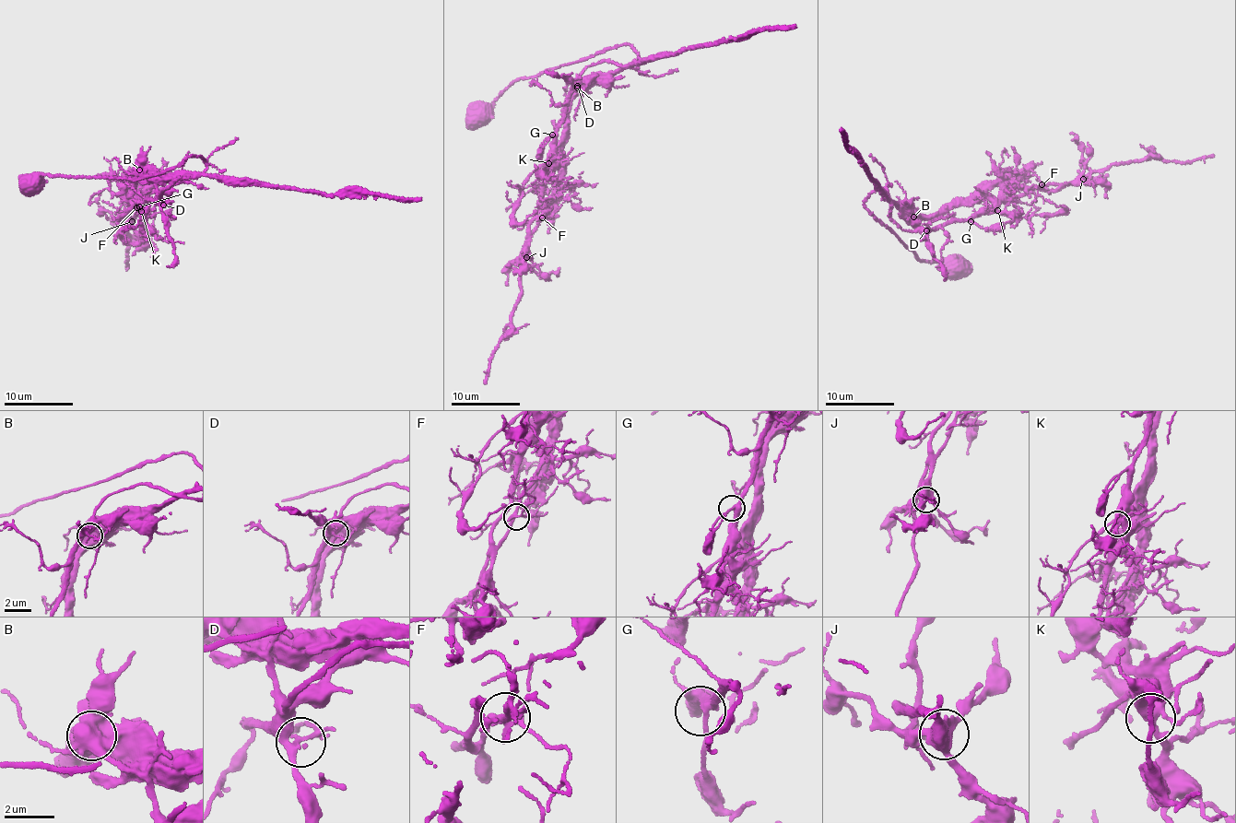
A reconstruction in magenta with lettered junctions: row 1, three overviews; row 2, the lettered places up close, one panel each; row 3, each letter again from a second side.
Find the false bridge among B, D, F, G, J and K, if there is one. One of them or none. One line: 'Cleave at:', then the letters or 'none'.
Cleave at: B

